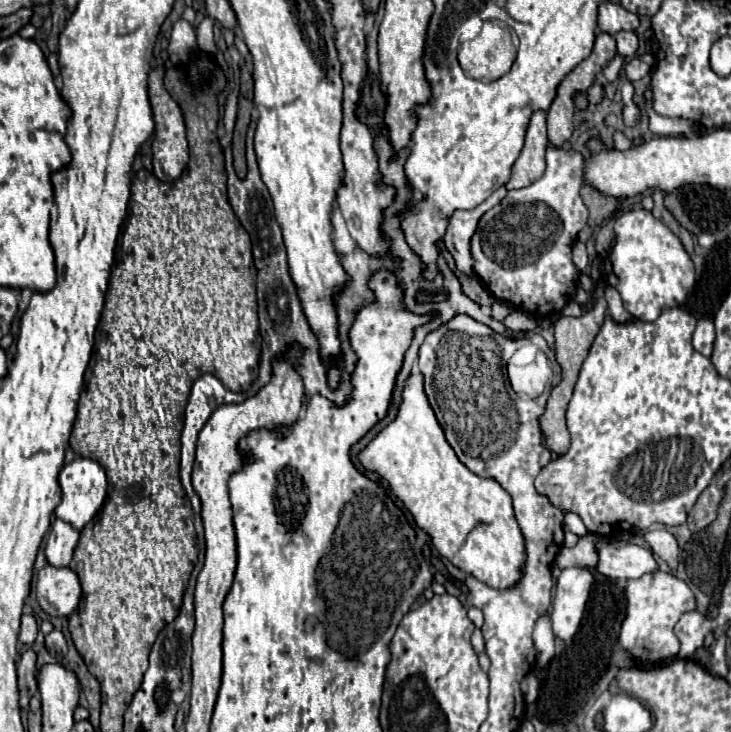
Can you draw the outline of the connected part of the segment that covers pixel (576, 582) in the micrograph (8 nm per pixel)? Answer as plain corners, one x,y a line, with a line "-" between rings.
586,567
564,569
558,577
550,613
552,629
558,639
570,641
576,635
586,609
586,601
590,597
592,583
594,575

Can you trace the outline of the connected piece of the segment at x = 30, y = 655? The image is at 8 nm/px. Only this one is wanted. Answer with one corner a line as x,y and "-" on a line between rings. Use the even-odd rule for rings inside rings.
30,647
26,651
22,651
16,669
18,669
20,705
28,707
30,697
38,693
38,687
36,687
36,653

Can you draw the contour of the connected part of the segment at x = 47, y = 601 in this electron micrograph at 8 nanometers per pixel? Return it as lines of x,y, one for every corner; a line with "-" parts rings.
46,565
38,573
36,597
48,615
68,617
82,597
78,575
70,567

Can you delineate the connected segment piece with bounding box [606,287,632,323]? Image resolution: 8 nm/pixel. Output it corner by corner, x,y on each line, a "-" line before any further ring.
606,287
606,301
608,301
608,315
618,321
618,323
626,323
632,319
632,315
622,307
622,299
618,295
618,291
614,287

